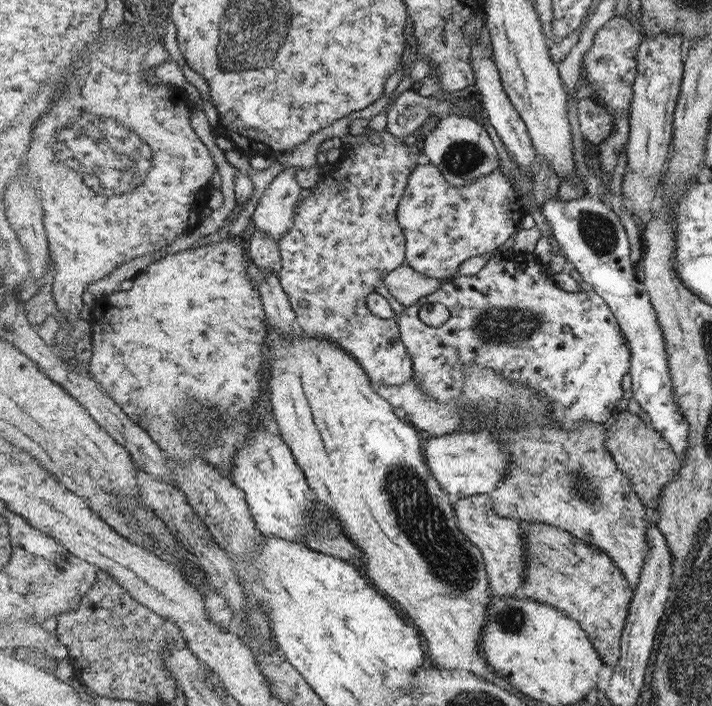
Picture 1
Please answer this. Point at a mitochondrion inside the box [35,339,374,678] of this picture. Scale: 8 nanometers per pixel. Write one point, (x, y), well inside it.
(201, 420)

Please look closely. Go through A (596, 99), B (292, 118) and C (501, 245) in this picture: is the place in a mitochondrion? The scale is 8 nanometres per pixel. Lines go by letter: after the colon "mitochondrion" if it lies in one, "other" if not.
A: other
B: other
C: other

